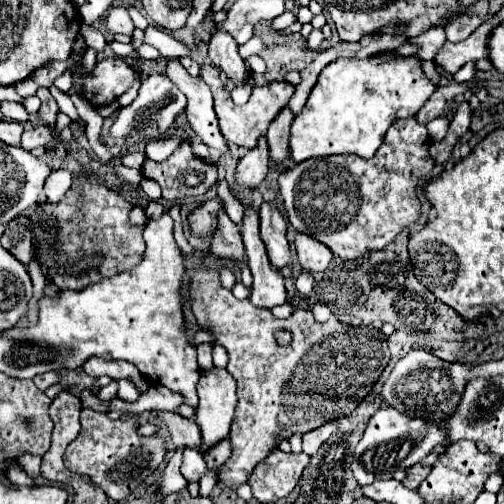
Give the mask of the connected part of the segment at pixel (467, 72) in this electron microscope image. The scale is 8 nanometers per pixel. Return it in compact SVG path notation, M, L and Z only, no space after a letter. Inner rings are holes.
M467 62L453 78L457 80L457 82L467 82L467 80L471 80L473 76L477 74L477 66L475 66L475 62Z

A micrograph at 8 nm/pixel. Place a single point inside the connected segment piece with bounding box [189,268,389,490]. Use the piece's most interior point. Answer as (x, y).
(328, 369)

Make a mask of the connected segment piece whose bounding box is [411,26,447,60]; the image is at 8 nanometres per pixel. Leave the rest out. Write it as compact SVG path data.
M437 26L437 28L431 28L431 32L425 32L425 34L417 36L417 38L413 38L411 42L419 46L419 54L417 56L421 60L433 60L435 58L435 50L441 48L447 42L447 38L445 38L445 32L443 32L443 26Z

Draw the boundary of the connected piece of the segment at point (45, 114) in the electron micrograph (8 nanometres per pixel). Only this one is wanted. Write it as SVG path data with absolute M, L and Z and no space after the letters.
M39 88L39 90L37 90L37 96L39 96L39 100L41 100L41 108L39 108L39 112L37 112L37 120L41 120L41 122L53 126L55 120L57 120L57 114L59 114L59 106L57 106L55 98L51 96L49 88Z

